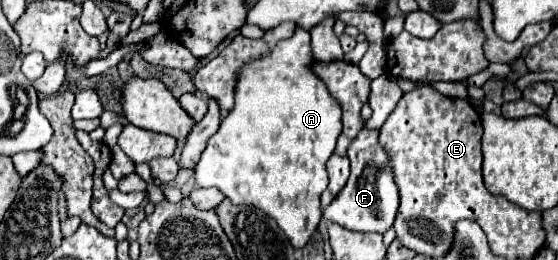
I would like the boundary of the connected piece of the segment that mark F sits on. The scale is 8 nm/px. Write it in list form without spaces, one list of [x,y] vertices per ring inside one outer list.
[[[363,128],[361,134],[357,134],[357,138],[351,142],[347,158],[351,160],[351,176],[345,188],[323,210],[323,216],[355,232],[383,234],[387,228],[393,226],[393,218],[399,206],[399,194],[393,182],[393,174],[389,172],[389,160],[385,158],[385,150],[381,150],[377,142],[377,132]]]

